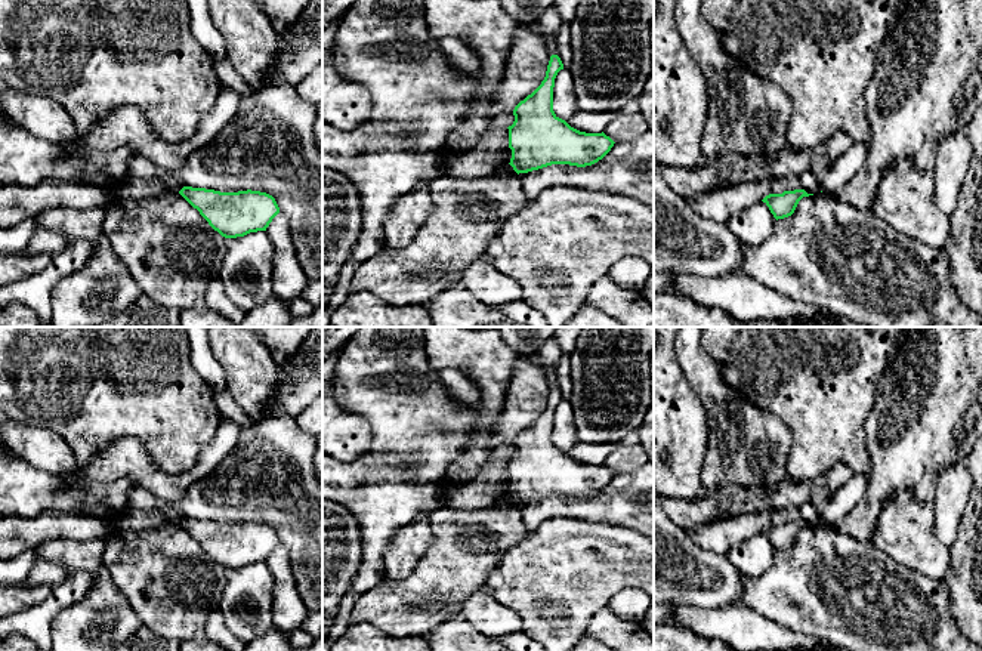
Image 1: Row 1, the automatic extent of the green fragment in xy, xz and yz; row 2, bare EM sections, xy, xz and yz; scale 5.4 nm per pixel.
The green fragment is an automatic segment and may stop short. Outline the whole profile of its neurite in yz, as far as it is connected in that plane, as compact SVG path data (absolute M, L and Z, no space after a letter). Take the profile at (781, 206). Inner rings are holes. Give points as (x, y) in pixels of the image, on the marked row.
M805 189L784 191L782 194L769 194L762 201L769 207L773 217L784 219L794 213L799 201L809 197Z

